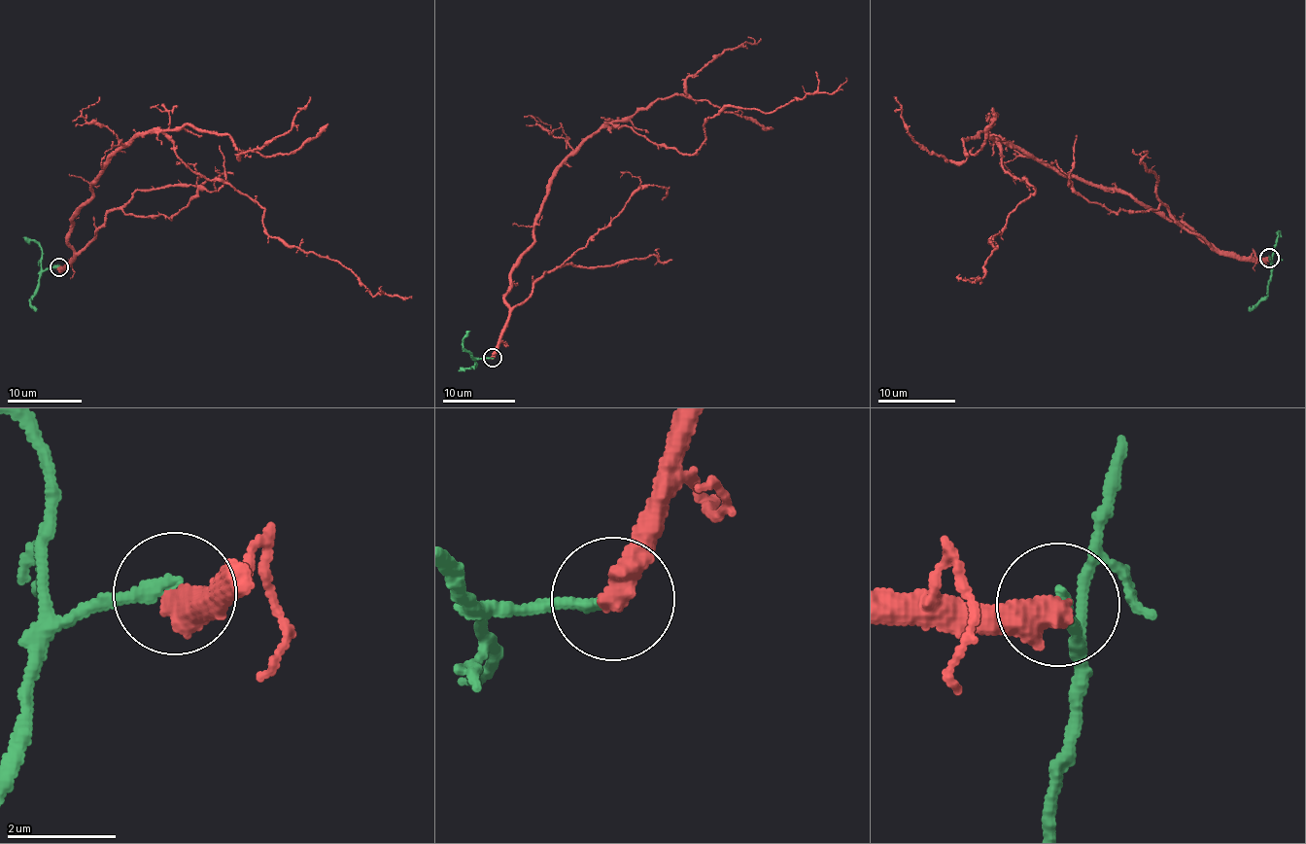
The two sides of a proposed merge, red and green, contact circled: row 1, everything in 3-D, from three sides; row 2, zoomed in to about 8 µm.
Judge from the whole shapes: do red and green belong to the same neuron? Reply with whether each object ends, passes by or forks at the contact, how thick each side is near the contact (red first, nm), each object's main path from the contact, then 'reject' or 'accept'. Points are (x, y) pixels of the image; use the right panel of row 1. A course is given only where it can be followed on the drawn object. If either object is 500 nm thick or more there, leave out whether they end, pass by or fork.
550/240 nm | red via (1269, 259), (1216, 251), (1133, 197), (995, 142), (1000, 164), (1035, 192), (990, 242), (980, 282), (963, 278) | green via (1269, 257), (1272, 267), (1265, 296), (1249, 310) | reject

